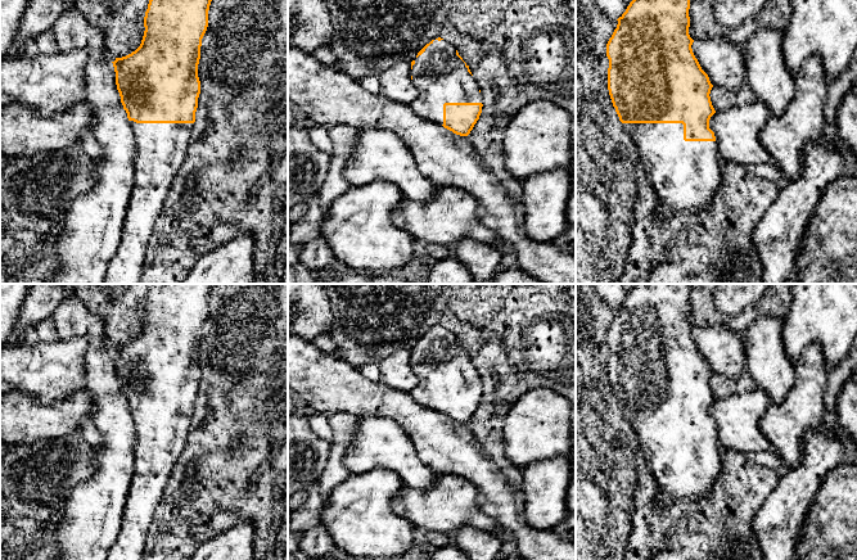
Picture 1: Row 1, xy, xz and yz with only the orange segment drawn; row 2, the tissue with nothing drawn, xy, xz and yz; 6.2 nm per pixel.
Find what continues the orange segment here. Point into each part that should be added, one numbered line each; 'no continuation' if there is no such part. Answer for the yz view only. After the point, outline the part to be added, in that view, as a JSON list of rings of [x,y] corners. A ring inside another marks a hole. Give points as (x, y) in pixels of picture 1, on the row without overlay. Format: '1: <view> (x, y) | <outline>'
1: yz (684, 463) | [[[622,411],[636,430],[637,443],[658,486],[658,503],[703,500],[721,470],[722,446],[716,429],[685,429],[682,411]]]

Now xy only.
1: xy (161, 436) | [[[130,408],[136,444],[134,470],[117,541],[105,560],[143,560],[146,532],[162,500],[172,468],[185,450],[194,411],[136,411]]]

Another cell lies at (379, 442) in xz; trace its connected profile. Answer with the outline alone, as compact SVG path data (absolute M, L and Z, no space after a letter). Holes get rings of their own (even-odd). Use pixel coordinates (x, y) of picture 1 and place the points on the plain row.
M378 415L358 419L353 439L347 447L344 466L349 474L388 469L414 489L432 488L436 483L436 474L419 459L403 429L396 421Z

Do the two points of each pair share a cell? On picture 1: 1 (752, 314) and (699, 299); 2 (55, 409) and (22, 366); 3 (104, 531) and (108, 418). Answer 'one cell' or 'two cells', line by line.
1: one cell
2: two cells
3: one cell

